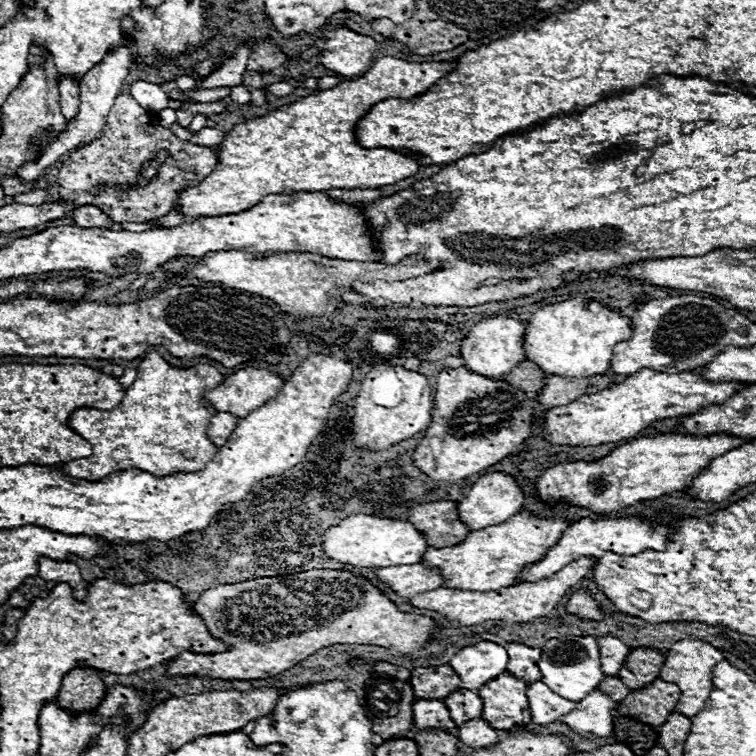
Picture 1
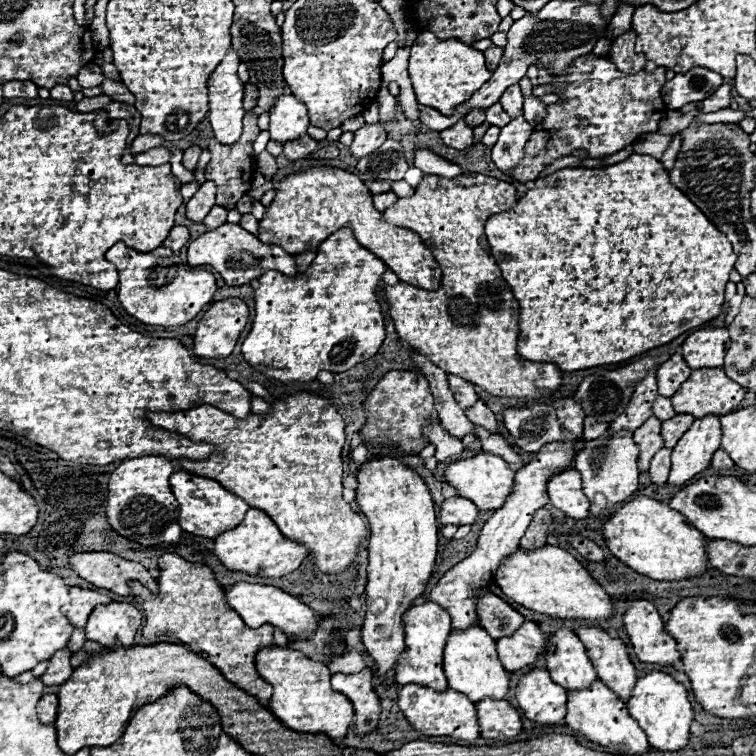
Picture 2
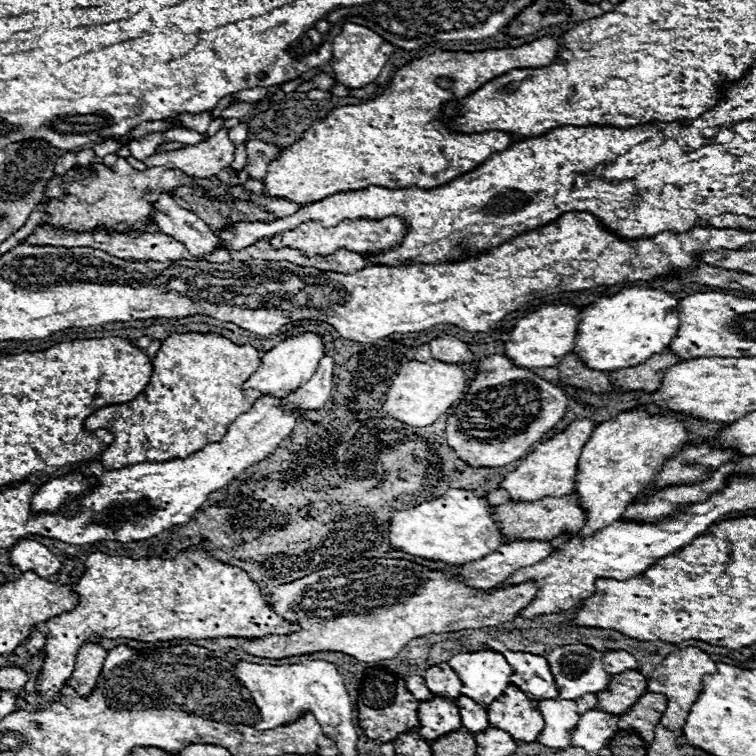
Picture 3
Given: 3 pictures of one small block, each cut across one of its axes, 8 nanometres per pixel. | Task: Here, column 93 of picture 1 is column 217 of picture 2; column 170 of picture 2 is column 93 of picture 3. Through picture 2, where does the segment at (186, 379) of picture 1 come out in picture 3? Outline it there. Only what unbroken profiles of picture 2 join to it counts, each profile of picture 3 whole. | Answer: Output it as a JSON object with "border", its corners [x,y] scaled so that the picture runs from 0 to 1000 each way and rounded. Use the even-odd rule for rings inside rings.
{"border":[[[228,442],[220,447],[201,476],[201,500],[196,513],[175,529],[172,534],[138,537],[130,545],[122,545],[111,556],[114,569],[143,569],[151,577],[151,585],[135,598],[132,614],[140,622],[159,622],[183,611],[220,611],[228,606],[246,606],[280,585],[291,585],[299,574],[299,566],[323,545],[328,545],[336,532],[344,526],[344,519],[323,519],[320,508],[339,492],[344,484],[344,466],[331,455],[315,458],[288,442]]]}

